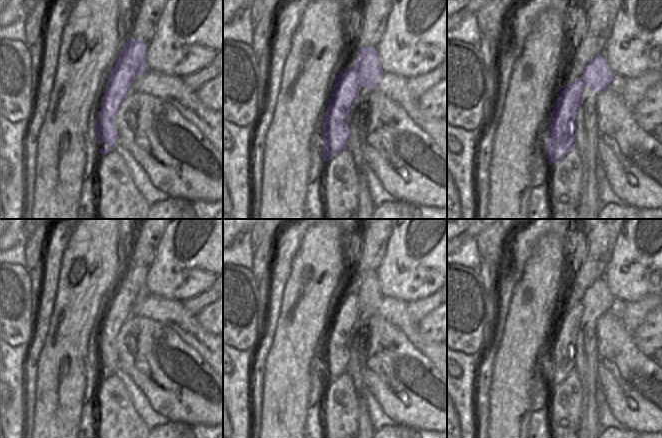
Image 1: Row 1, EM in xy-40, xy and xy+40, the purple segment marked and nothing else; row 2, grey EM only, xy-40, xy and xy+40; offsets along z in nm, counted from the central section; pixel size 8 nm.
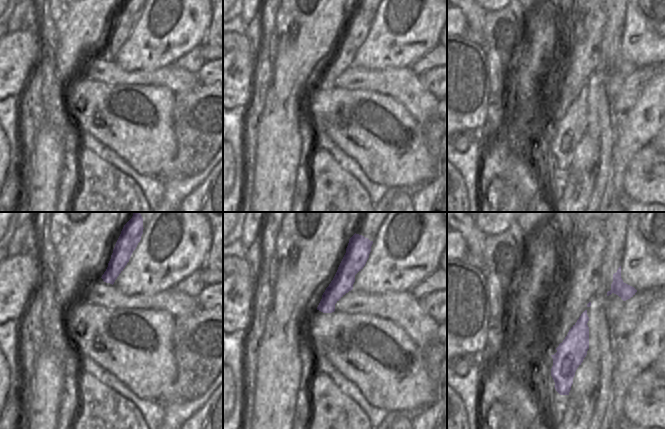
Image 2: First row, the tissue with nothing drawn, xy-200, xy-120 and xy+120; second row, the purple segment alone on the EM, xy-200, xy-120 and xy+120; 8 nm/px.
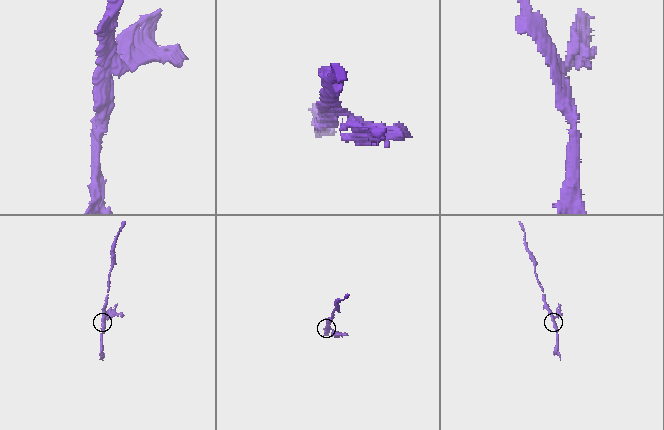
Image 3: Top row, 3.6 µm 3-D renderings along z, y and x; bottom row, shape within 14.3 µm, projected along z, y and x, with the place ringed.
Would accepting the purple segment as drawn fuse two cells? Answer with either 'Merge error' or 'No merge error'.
Merge error.

